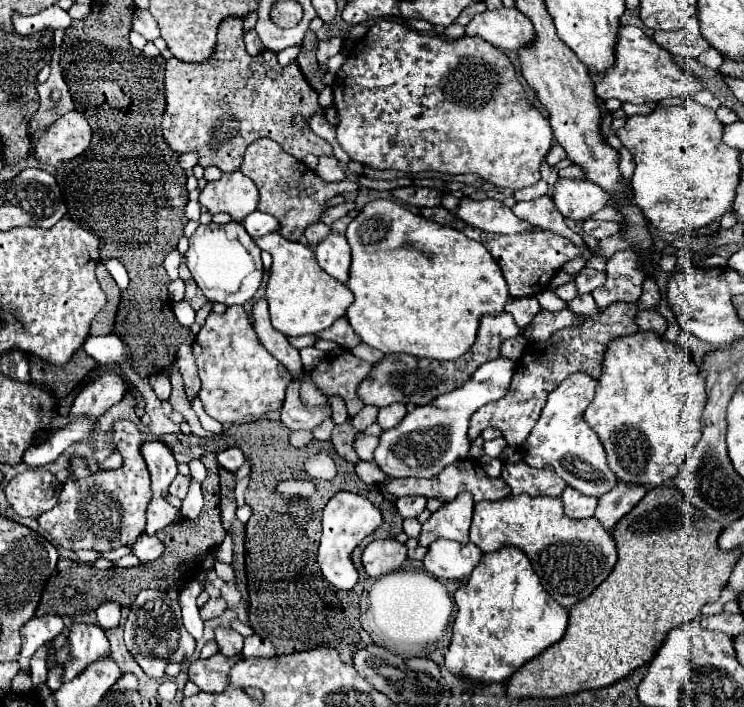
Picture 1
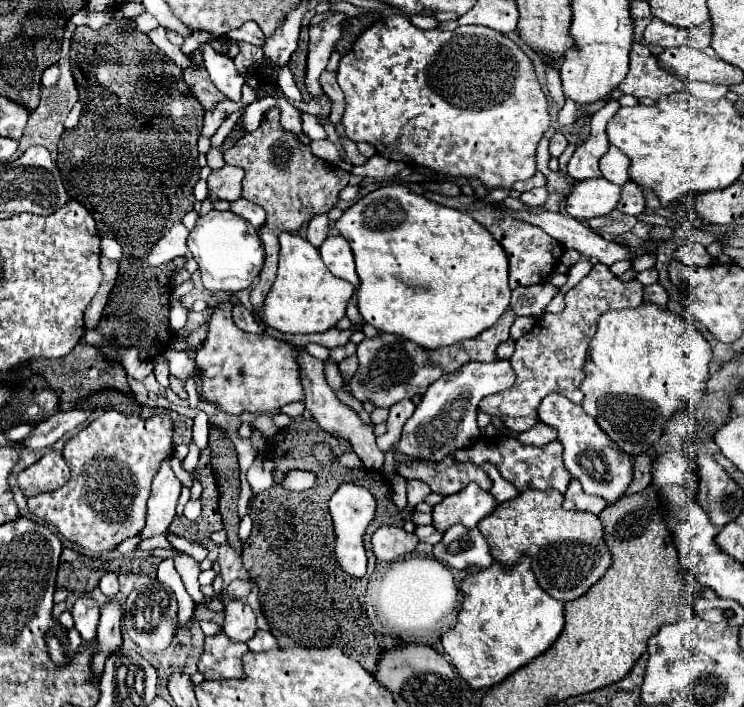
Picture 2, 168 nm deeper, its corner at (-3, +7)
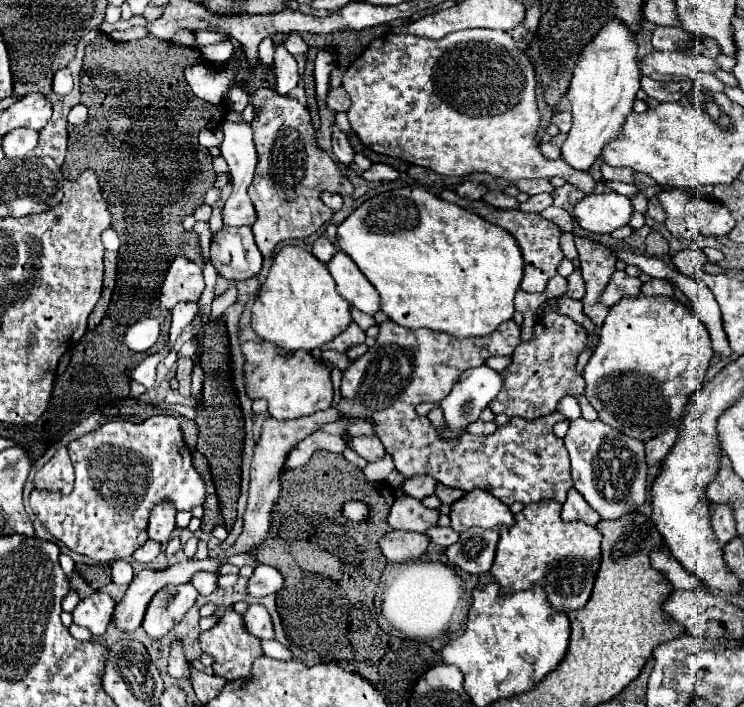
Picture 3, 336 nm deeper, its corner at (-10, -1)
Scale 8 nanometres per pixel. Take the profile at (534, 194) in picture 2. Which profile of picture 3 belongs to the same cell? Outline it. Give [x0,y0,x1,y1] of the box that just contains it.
[520,194,552,212]

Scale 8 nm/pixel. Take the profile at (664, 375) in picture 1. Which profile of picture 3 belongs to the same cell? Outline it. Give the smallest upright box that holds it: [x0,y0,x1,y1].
[584,294,714,442]

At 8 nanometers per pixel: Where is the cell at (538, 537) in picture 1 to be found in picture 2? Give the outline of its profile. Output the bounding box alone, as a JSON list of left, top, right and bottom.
[477,490,611,602]

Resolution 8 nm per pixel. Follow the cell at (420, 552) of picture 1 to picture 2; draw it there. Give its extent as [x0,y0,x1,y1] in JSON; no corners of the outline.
[415,526,443,544]

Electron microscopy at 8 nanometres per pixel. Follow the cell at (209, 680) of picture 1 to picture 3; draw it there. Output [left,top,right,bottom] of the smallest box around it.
[200,610,262,682]

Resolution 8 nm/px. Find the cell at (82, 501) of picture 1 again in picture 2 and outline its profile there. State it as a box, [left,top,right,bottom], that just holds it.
[27,410,175,552]

